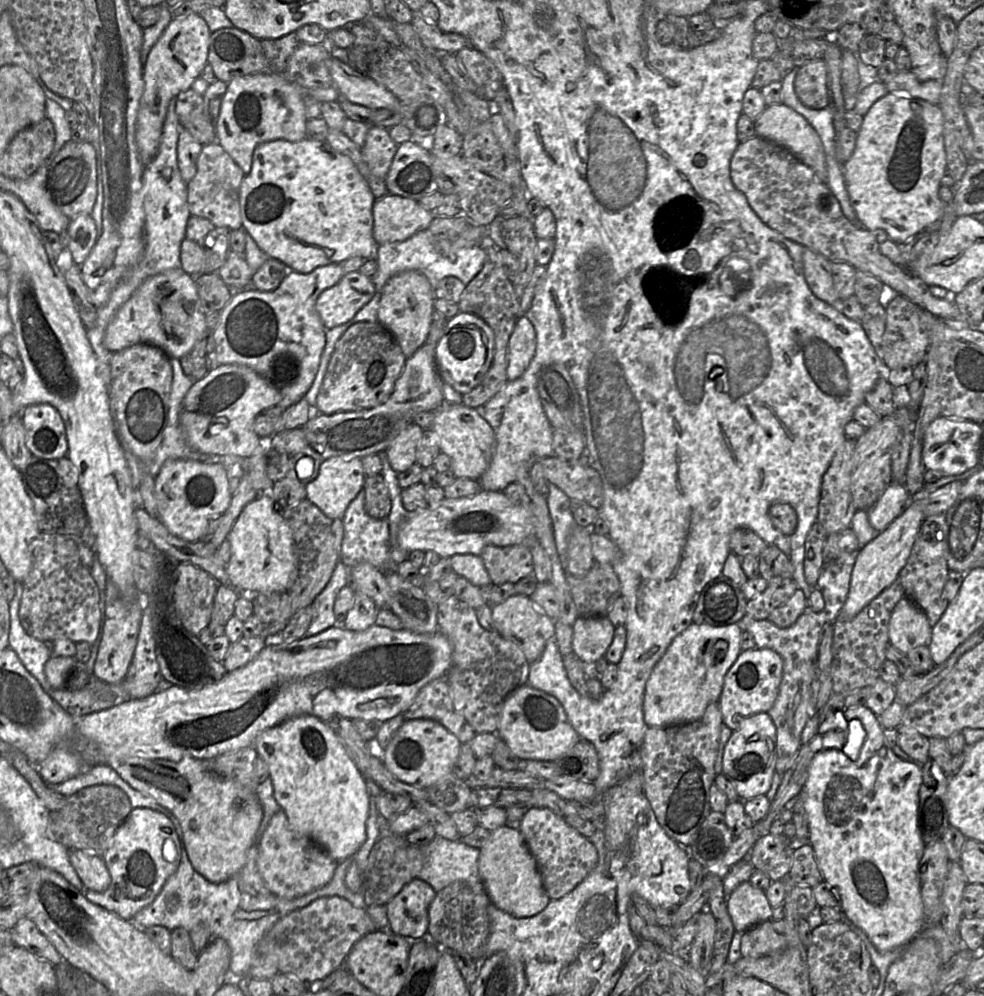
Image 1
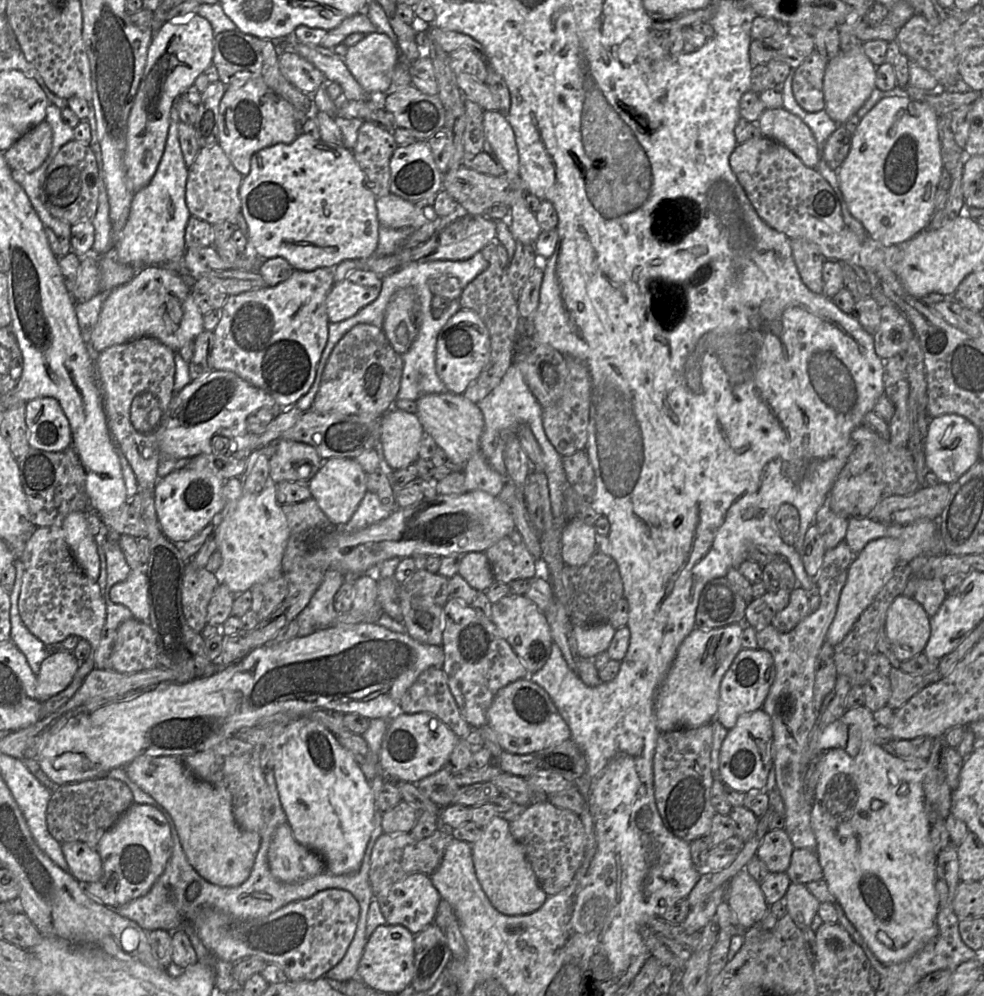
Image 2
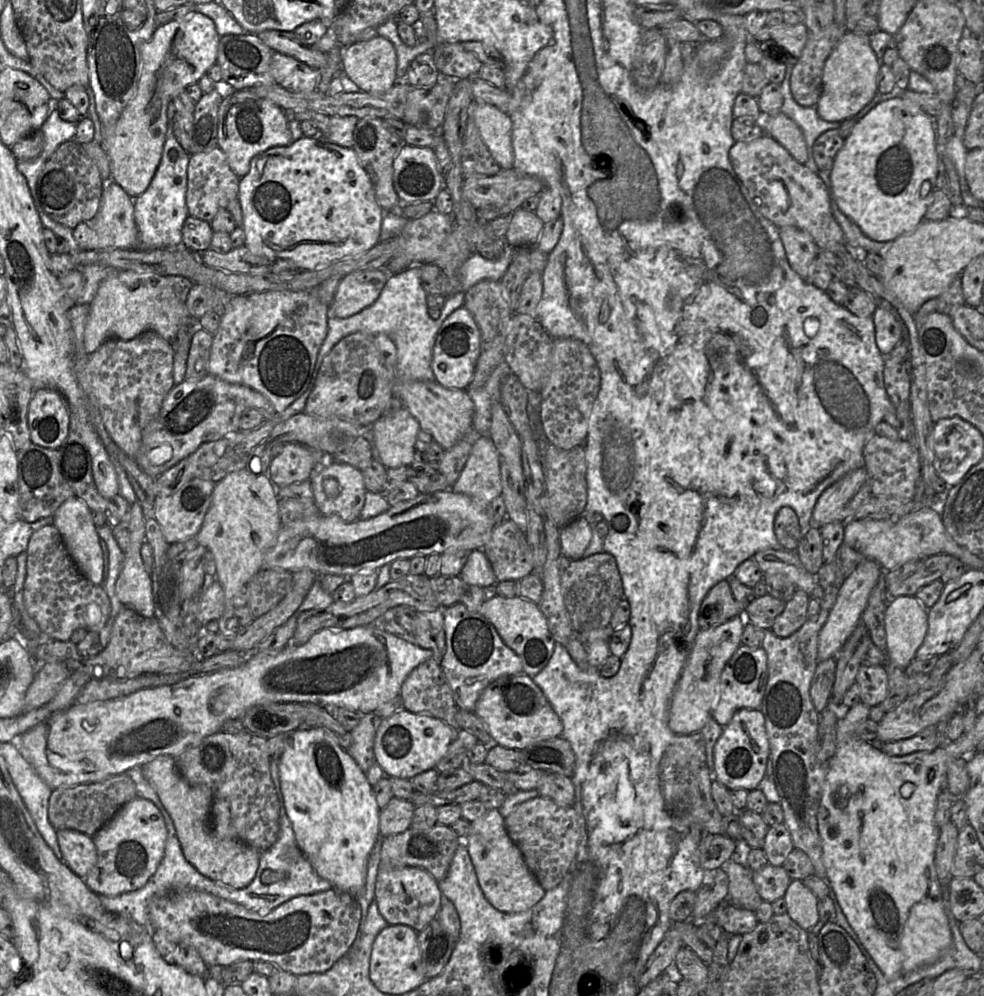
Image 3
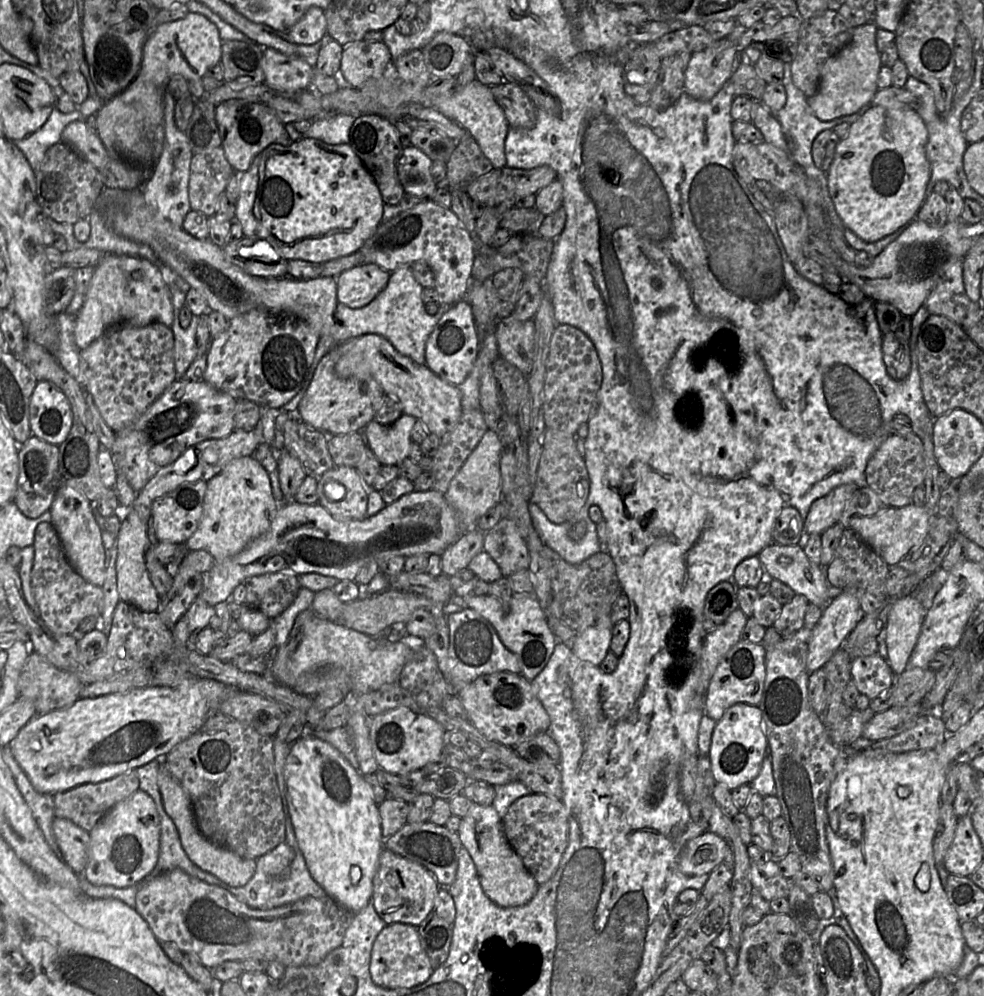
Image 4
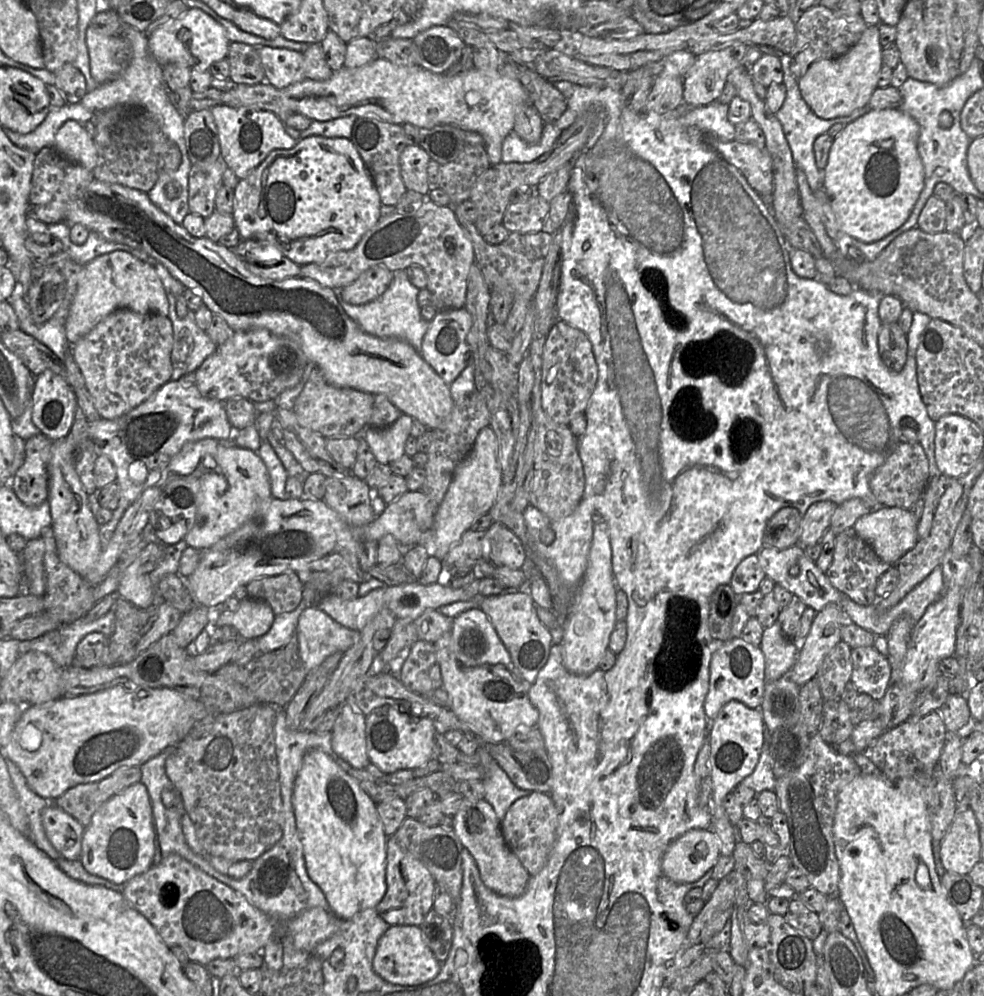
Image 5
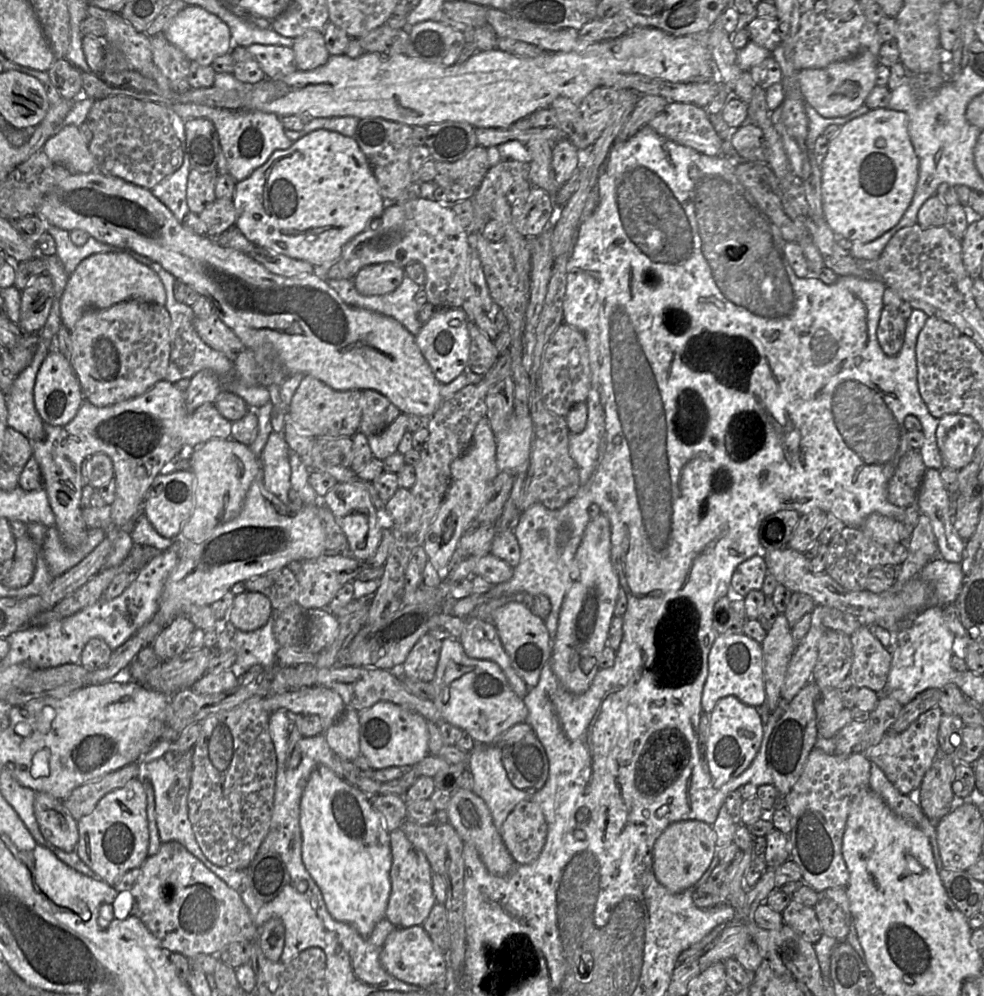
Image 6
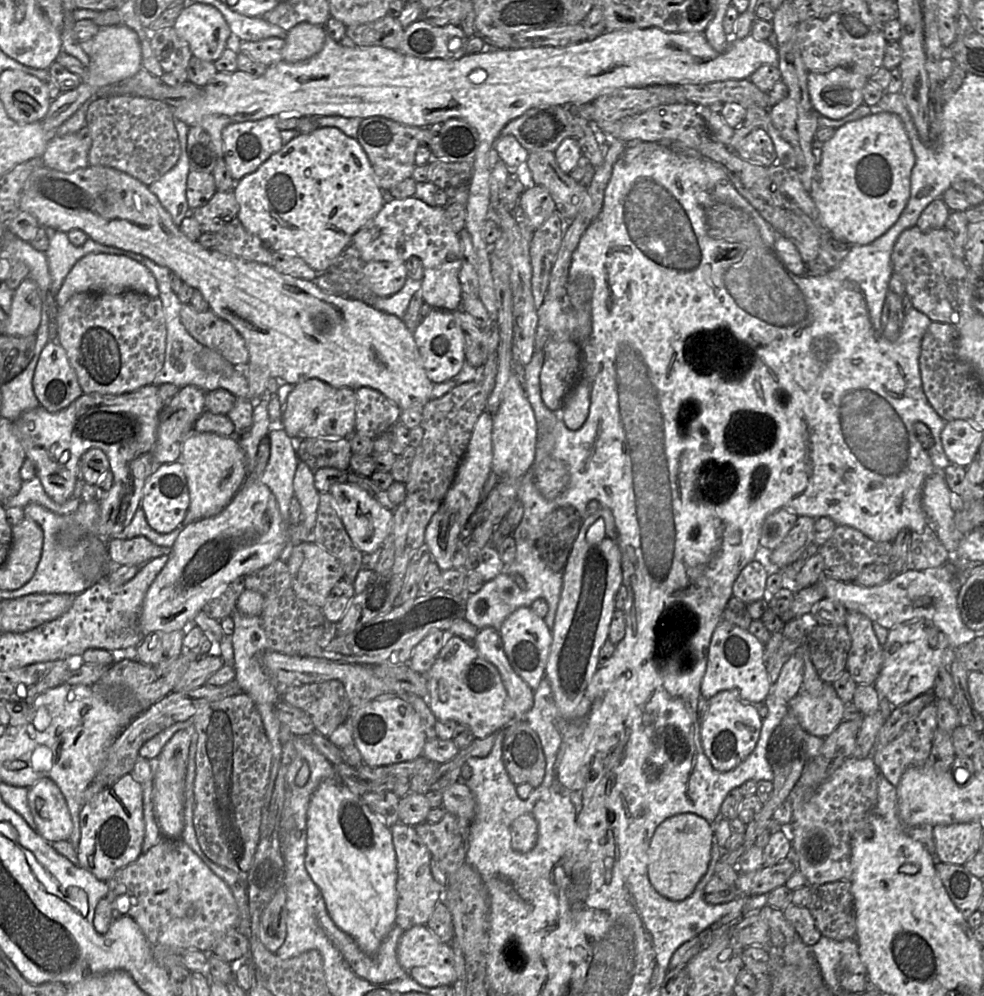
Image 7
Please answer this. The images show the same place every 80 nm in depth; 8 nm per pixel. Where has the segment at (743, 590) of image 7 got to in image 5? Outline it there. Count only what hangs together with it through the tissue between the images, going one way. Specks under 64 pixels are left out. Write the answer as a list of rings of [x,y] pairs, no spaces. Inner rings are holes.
[[[758,553],[744,558],[735,568],[730,586],[739,596],[759,590],[762,580],[766,574],[762,567]]]

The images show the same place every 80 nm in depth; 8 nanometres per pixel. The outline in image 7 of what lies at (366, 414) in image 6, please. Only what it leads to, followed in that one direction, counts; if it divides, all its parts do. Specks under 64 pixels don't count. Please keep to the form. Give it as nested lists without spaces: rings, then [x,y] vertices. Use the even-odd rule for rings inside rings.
[[[360,387],[355,395],[356,432],[375,439],[399,421],[401,409],[380,391]]]

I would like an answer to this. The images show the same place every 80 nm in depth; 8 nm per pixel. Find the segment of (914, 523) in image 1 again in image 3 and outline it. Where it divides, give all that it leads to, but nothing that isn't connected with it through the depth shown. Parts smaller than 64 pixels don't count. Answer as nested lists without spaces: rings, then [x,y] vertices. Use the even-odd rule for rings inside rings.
[[[865,559],[853,573],[847,577],[838,592],[837,599],[829,612],[828,618],[818,635],[818,662],[835,658],[861,621],[868,598],[883,573],[882,567],[874,560]]]

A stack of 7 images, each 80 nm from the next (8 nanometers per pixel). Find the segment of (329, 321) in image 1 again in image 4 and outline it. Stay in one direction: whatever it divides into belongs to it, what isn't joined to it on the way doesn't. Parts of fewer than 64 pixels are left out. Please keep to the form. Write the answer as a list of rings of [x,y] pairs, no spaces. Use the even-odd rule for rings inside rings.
[[[362,264],[336,277],[337,301],[351,309],[371,303],[386,287],[390,272],[376,264]]]

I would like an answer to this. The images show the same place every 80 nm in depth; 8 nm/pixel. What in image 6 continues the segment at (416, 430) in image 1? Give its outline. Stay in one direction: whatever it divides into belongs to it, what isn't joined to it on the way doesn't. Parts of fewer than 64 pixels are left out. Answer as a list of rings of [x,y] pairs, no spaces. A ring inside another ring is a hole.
[[[401,413],[384,430],[366,436],[373,456],[379,460],[384,460],[397,452],[398,445],[405,434],[408,426],[408,415]]]

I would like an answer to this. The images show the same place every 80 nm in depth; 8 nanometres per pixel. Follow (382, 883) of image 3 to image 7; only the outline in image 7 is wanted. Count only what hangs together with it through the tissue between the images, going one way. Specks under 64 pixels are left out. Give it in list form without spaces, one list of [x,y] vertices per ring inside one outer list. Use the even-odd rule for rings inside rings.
[[[400,821],[390,827],[397,862],[397,926],[408,930],[415,925],[426,925],[437,905],[442,900],[443,888],[431,872],[431,853],[413,826]]]

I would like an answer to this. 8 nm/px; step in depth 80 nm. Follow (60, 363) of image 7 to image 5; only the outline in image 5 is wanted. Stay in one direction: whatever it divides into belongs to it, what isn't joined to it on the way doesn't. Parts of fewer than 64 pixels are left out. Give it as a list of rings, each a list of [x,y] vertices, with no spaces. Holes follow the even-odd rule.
[[[45,370],[35,377],[31,392],[32,422],[51,441],[68,435],[77,398],[66,378]]]

